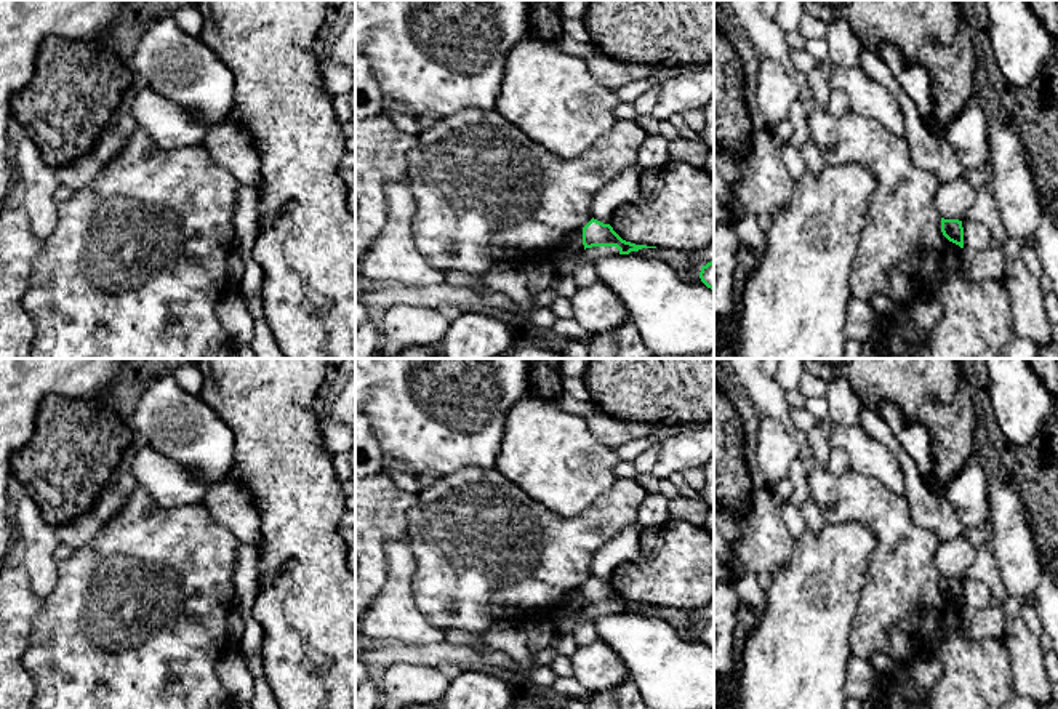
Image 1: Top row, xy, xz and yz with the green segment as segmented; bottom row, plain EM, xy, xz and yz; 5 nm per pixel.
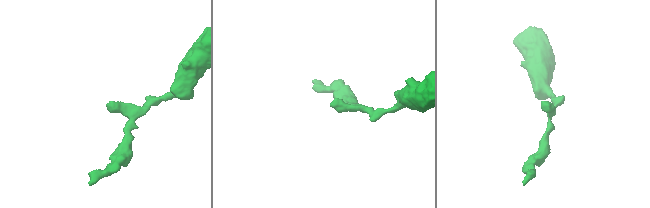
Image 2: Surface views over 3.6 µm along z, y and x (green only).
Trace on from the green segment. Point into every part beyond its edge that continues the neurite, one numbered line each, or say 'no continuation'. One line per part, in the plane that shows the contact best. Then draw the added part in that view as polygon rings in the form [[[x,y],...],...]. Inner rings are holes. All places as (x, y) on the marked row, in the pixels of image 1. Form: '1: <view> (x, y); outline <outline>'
no continuation

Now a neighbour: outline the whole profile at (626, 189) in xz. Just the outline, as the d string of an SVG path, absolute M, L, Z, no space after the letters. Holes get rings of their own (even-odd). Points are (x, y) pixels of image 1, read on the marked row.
M634 165L619 174L618 179L607 184L594 198L592 218L610 224L613 213L621 205L640 202L640 176L642 171Z

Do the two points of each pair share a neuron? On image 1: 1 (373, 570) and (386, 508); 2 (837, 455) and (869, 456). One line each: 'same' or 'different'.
1: same
2: different

